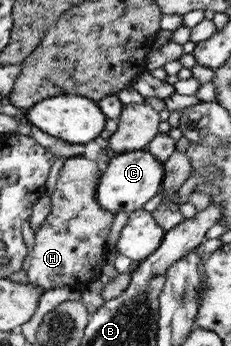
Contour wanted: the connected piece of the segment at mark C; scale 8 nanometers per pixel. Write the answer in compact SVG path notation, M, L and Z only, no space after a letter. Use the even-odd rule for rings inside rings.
M139 149L120 153L111 158L107 169L100 173L100 186L97 186L97 203L101 208L116 214L141 209L161 190L161 180L165 176L164 164L153 153Z

